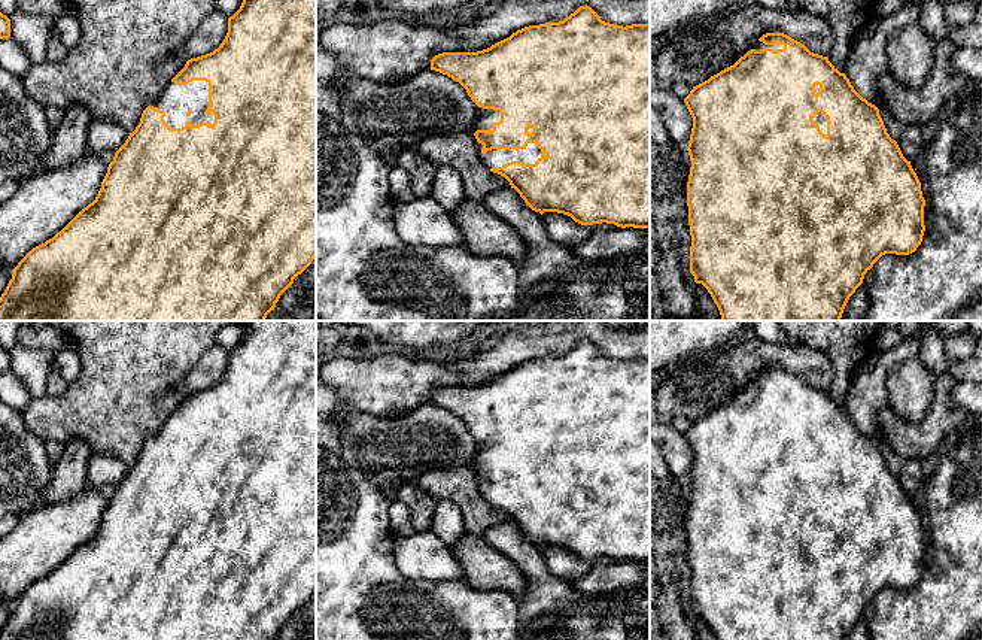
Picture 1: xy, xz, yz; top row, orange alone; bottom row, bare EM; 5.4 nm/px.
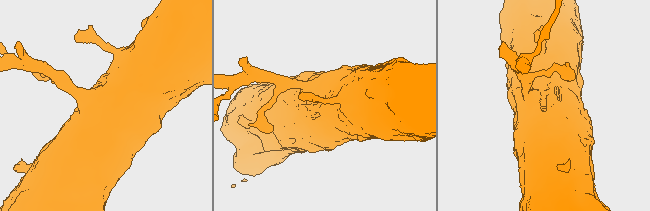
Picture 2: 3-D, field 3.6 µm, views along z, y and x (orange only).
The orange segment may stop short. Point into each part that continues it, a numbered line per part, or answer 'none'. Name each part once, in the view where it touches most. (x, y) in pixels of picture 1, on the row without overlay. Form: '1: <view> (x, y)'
1: xy (175, 434)

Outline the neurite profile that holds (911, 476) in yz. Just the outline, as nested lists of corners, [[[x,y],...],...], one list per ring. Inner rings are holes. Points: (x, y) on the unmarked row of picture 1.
[[[918,459],[906,461],[905,465],[900,468],[897,479],[903,491],[910,497],[919,489],[922,489],[925,477],[921,461]]]

